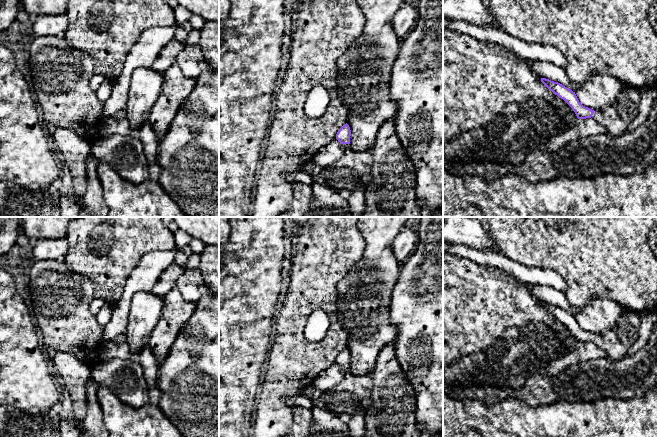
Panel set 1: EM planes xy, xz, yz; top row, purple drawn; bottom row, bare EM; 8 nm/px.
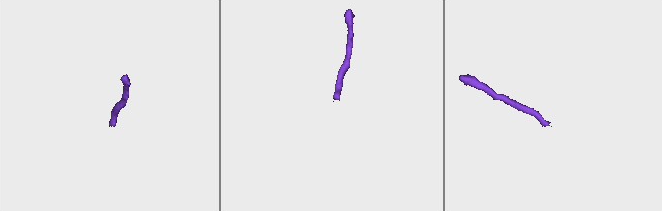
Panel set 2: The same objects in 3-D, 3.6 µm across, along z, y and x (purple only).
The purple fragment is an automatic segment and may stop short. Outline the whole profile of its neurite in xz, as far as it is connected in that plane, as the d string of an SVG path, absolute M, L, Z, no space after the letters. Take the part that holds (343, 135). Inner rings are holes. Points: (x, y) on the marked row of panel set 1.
M344 124L336 134L336 139L343 145L342 157L323 170L329 187L340 191L353 190L361 182L364 187L371 182L373 156L370 150L355 150L350 147L351 130Z

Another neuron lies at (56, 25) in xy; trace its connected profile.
M66 14L42 15L31 19L28 31L31 36L63 37L68 27Z

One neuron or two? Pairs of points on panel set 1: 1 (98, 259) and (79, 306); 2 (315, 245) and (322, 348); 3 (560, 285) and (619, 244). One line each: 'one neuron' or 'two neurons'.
1: two neurons
2: one neuron
3: two neurons

